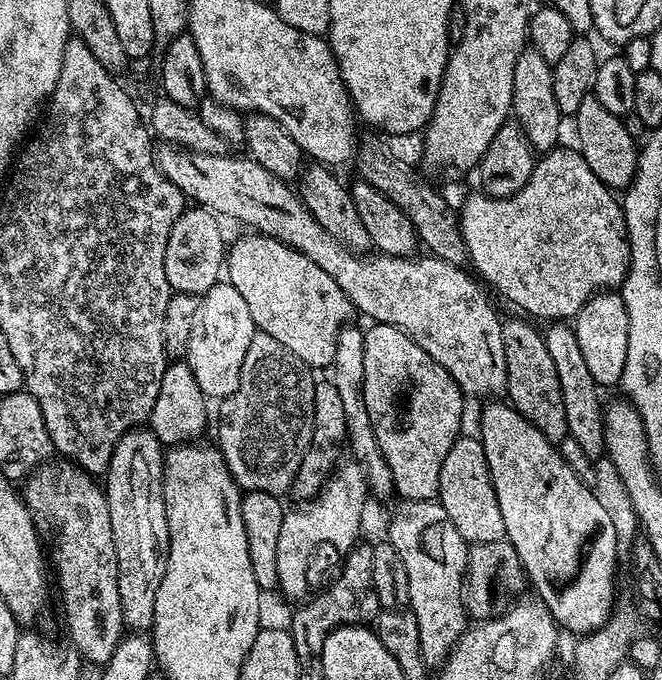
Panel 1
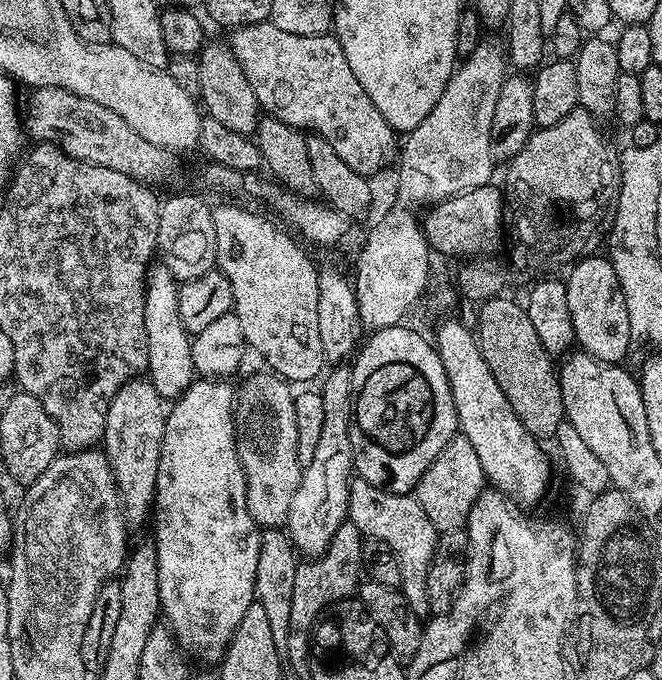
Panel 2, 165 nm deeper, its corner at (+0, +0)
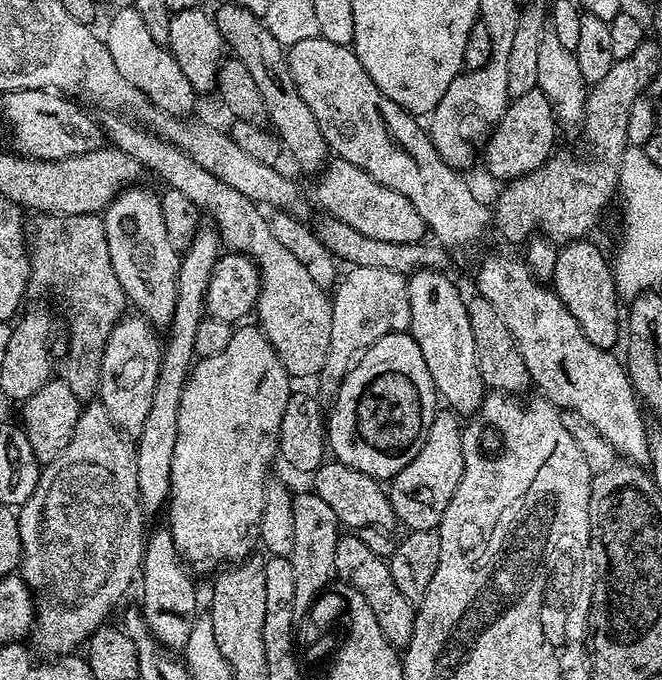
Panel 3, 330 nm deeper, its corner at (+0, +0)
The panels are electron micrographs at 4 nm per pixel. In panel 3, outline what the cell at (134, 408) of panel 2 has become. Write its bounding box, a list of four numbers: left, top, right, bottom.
[99,315,162,434]

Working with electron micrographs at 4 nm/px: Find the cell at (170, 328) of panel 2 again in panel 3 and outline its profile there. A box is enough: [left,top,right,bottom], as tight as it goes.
[102,186,181,330]

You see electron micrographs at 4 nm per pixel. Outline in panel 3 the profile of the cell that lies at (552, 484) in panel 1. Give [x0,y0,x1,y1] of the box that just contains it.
[408,268,486,417]

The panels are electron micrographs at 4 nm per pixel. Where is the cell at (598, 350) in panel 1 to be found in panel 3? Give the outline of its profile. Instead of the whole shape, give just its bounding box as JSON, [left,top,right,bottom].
[550,239,622,349]

